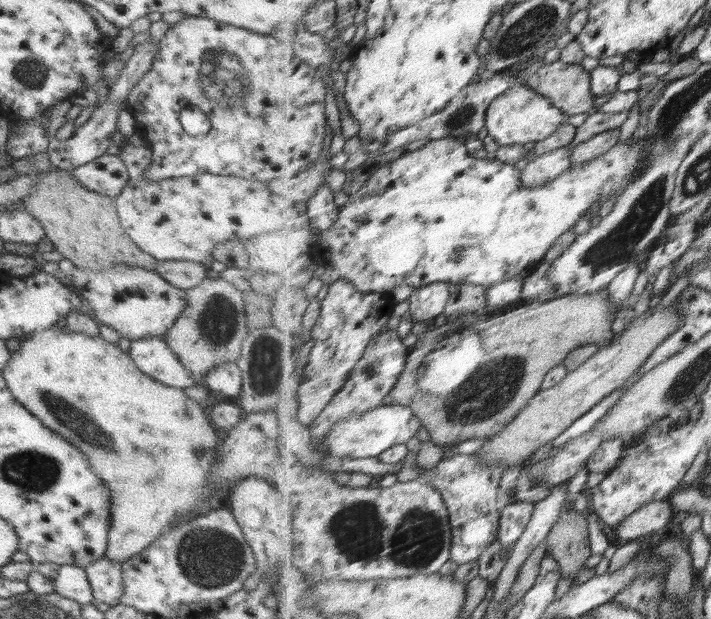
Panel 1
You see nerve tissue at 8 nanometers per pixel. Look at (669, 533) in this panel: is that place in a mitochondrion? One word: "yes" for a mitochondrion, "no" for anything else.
no

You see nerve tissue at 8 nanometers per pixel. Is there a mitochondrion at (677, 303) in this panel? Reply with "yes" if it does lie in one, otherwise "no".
no

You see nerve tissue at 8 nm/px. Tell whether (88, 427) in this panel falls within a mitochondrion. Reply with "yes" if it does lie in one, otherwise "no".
yes

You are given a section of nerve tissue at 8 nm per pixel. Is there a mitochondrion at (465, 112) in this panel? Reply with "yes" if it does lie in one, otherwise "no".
yes

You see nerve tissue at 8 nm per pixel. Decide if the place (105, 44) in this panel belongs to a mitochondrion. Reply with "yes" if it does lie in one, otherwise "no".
no

